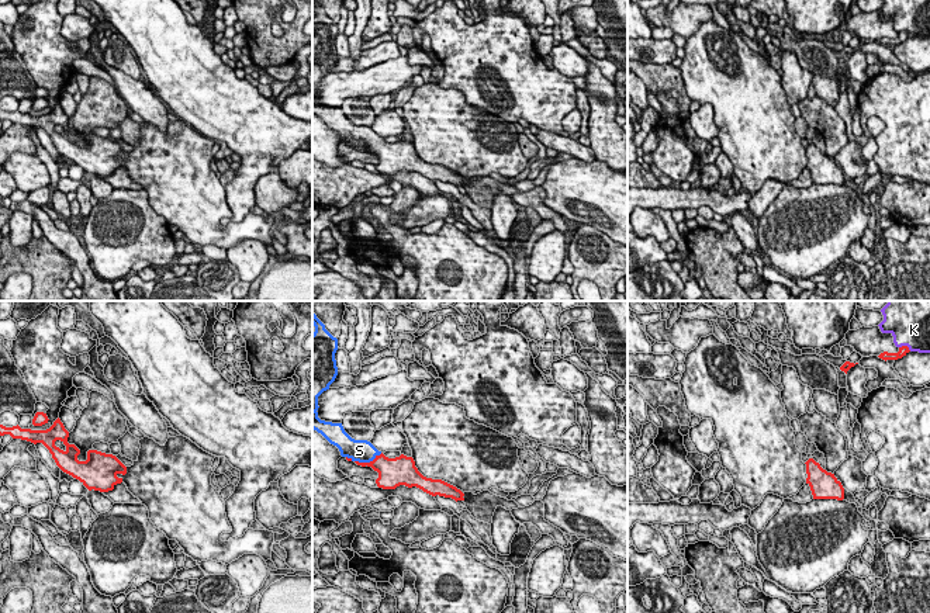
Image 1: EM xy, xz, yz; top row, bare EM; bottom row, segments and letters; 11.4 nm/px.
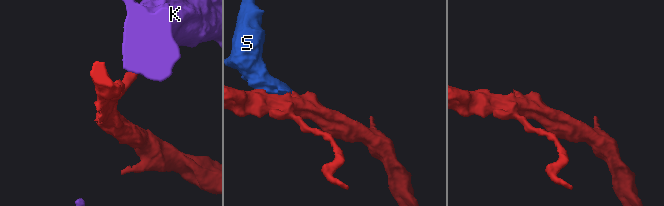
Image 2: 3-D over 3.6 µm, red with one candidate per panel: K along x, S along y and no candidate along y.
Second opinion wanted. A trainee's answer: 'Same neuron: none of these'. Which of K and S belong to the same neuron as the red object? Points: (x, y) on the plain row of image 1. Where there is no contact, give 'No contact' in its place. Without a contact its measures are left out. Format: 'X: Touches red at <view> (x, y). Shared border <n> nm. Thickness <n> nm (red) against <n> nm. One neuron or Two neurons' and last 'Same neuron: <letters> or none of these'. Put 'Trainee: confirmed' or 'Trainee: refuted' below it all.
K: Touches red at yz (905, 31). Shared border 150 nm. Thickness 100 nm (red) against 380 nm. Two neurons
S: Touches red at xz (367, 148). Shared border 340 nm. Thickness 260 nm (red) against 260 nm. One neuron
Same neuron: S
Trainee: refuted

